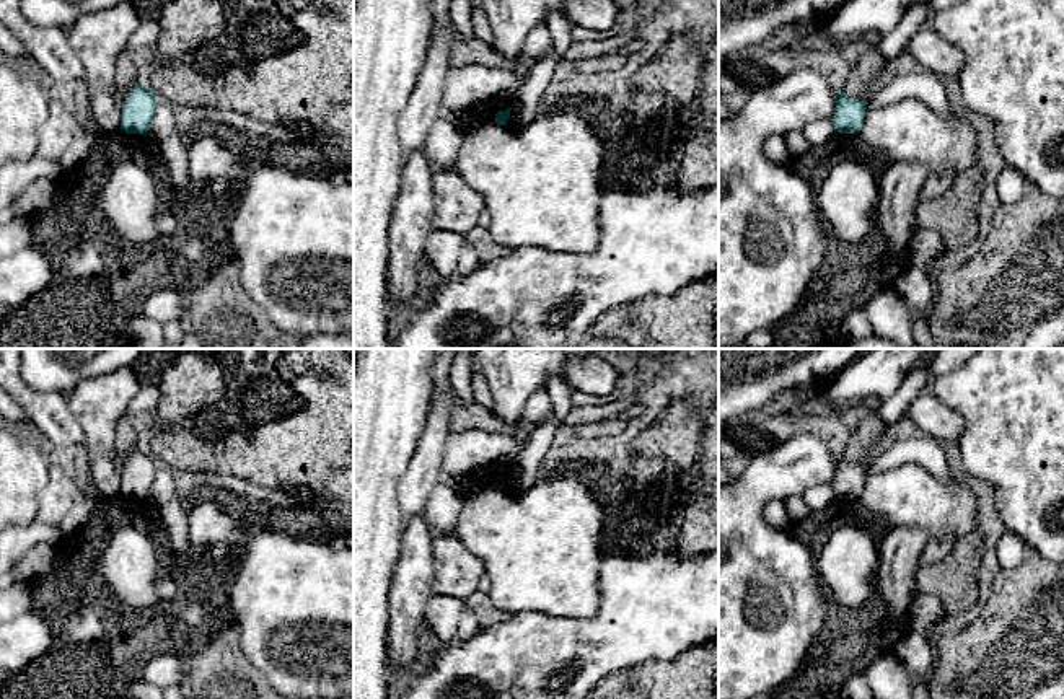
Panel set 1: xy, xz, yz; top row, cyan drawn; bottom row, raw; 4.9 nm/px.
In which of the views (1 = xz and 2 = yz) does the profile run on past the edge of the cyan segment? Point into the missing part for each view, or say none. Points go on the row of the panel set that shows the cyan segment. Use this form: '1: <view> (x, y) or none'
1: none
2: none

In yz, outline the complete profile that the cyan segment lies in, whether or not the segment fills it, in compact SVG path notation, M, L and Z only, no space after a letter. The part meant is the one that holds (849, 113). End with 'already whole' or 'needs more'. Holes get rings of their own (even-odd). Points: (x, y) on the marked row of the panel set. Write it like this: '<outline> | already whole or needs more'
M836 91L836 111L831 117L834 132L859 134L864 124L867 103Z | already whole

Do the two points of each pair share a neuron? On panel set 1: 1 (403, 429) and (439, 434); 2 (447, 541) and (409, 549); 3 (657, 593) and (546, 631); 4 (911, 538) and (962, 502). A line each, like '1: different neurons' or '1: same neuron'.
1: different neurons
2: different neurons
3: same neuron
4: different neurons

